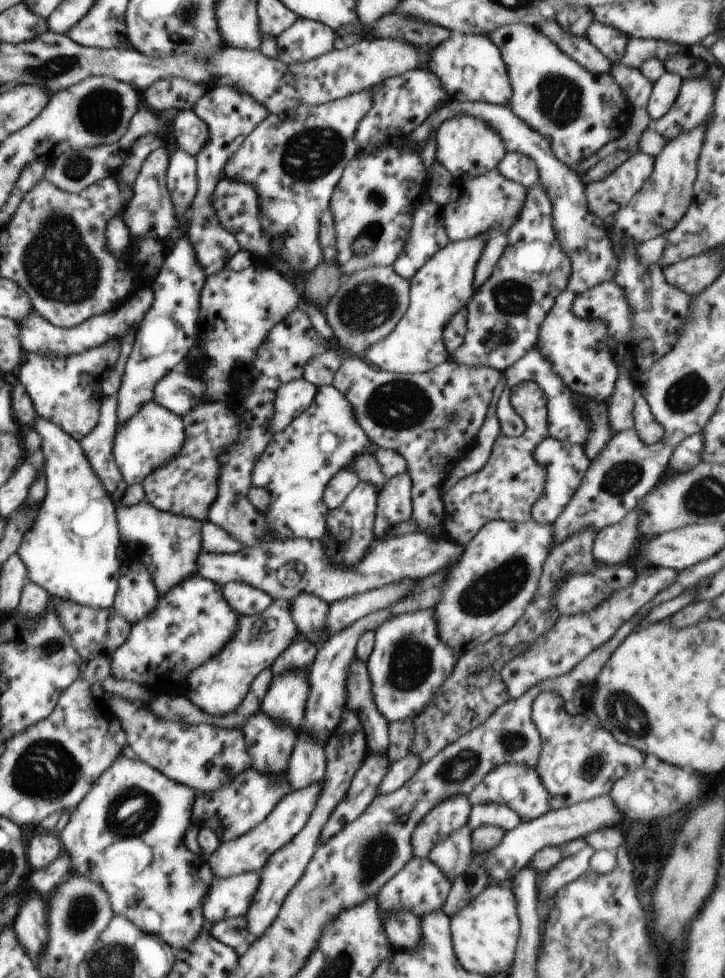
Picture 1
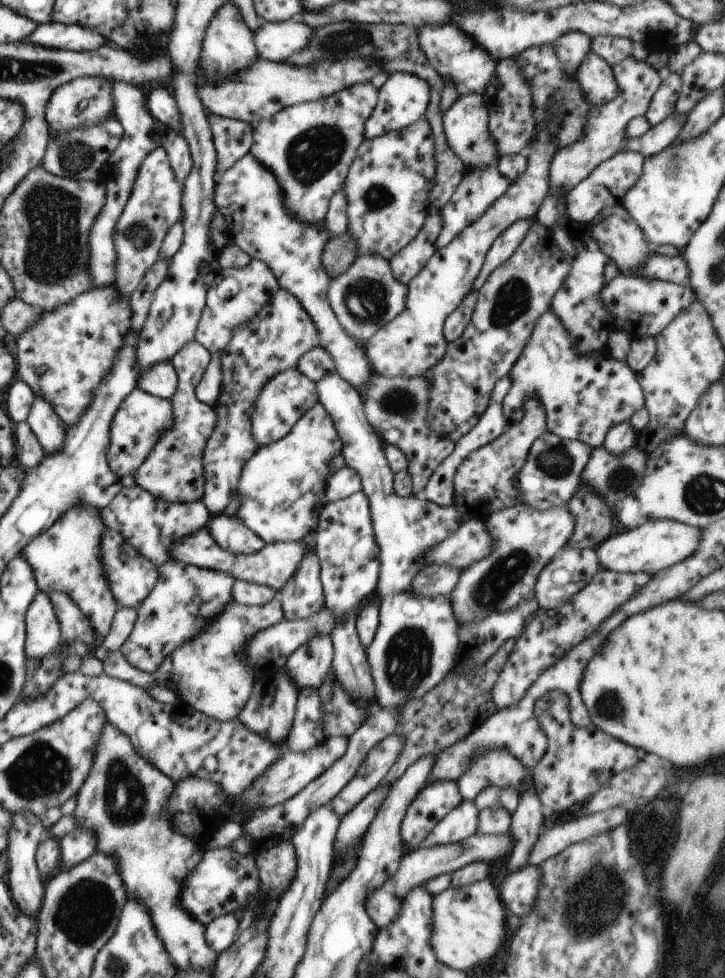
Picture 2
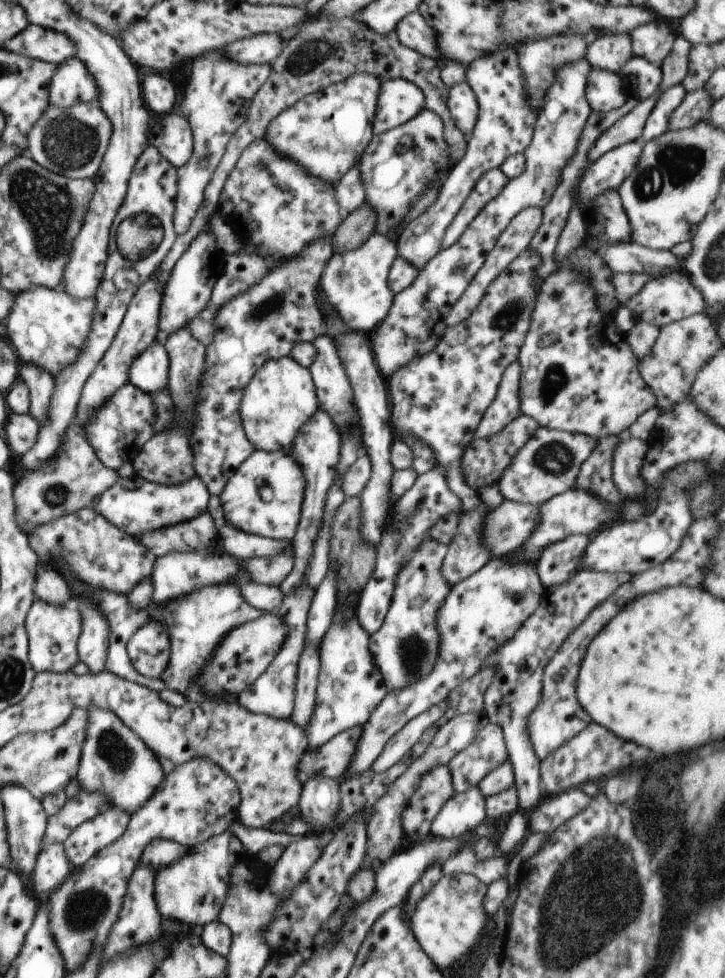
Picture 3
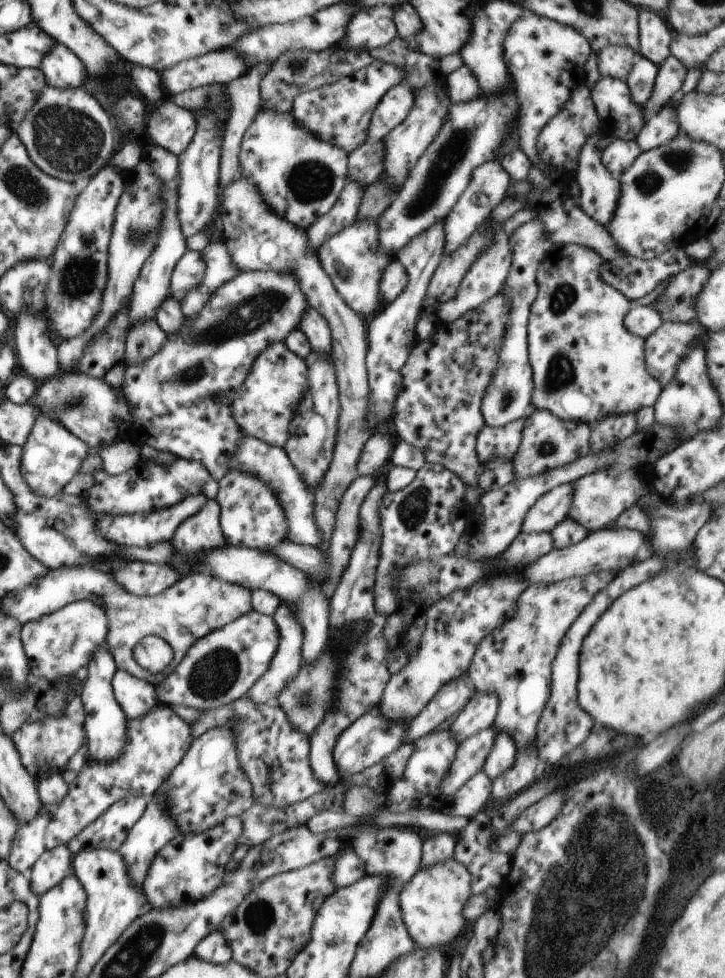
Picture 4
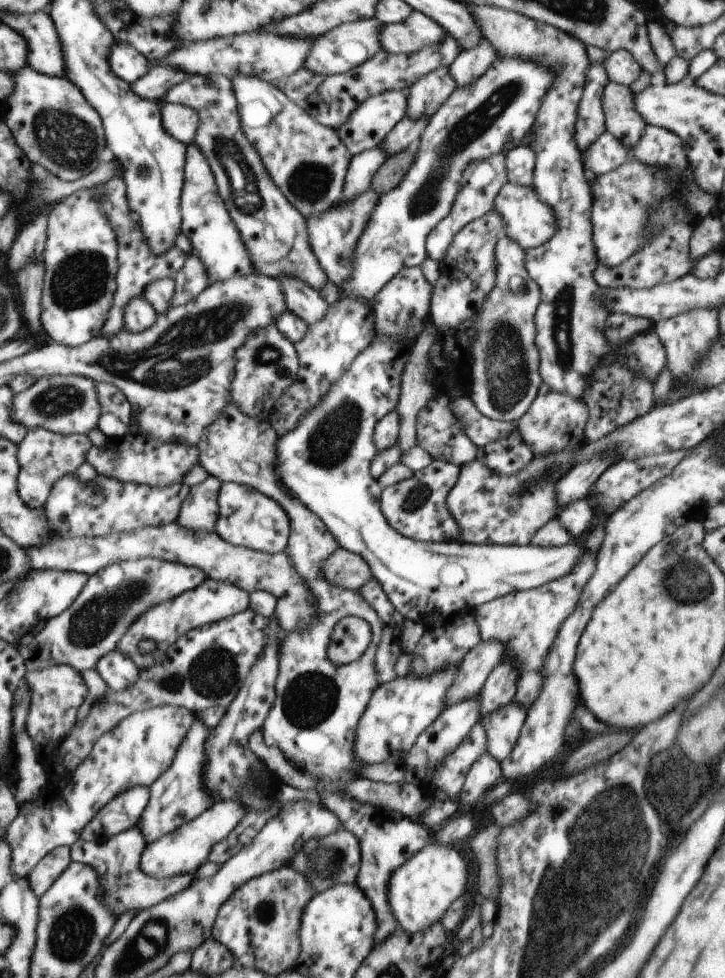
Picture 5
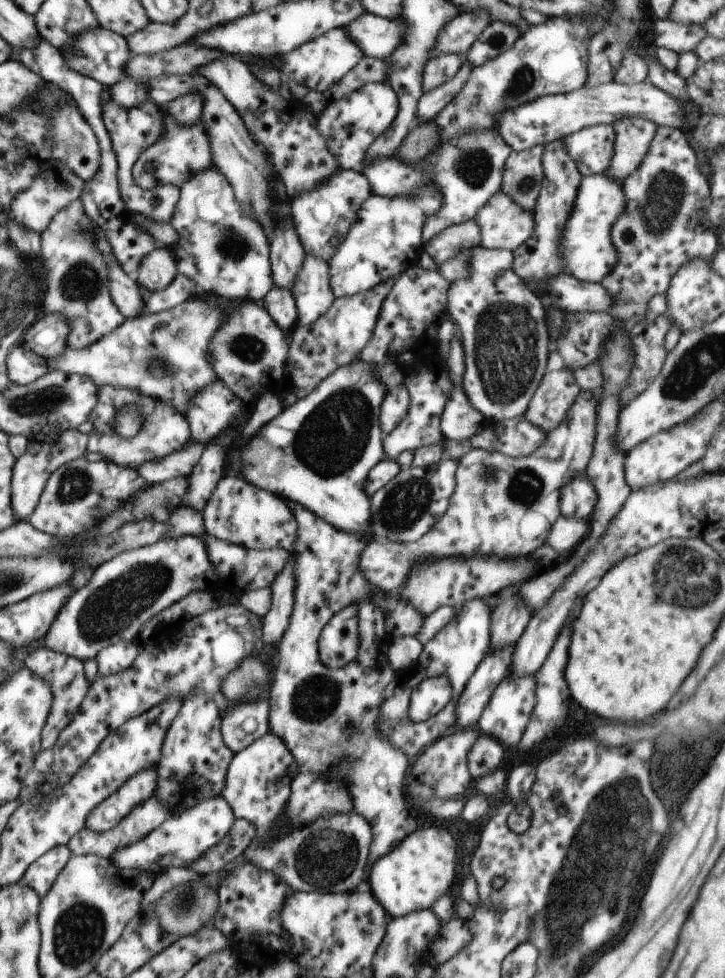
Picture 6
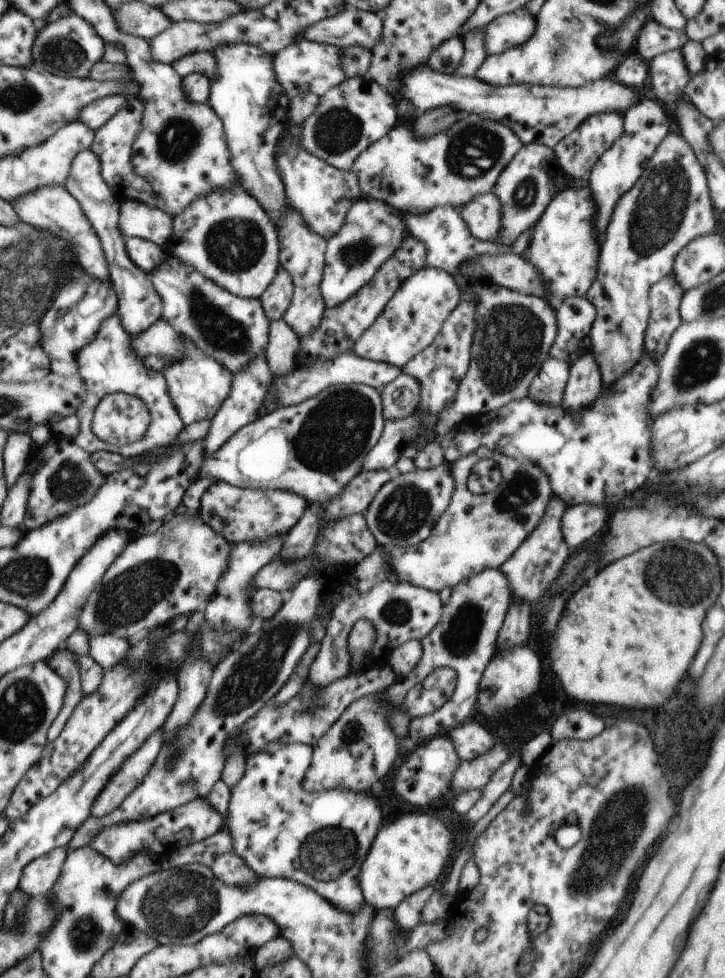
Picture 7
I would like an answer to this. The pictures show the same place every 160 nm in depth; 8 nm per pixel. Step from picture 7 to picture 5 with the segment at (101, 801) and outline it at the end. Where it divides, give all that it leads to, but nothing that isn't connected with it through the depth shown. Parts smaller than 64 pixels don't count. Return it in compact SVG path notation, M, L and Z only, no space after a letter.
M133 787L114 797L81 832L83 841L107 840L136 826L149 801L149 789Z

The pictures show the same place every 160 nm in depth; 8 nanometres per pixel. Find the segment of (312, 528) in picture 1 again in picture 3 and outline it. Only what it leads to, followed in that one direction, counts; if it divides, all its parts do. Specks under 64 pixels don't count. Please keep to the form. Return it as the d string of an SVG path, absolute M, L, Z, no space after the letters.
M255 449L228 479L219 496L226 523L248 534L291 541L300 519L306 479L290 450Z

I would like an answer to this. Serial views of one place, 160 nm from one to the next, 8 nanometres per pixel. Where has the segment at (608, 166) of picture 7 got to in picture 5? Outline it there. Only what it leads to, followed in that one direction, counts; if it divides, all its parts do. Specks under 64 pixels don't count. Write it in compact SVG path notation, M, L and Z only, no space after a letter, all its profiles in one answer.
M608 81L601 98L605 127L630 150L641 139L647 125L636 110L630 87Z

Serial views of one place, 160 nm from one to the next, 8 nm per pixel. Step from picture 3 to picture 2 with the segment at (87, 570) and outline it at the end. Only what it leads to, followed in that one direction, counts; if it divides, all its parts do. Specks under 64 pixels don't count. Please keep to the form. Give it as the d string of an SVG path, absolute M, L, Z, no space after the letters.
M104 530L102 540L100 540L100 550L102 550L104 574L106 574L108 586L110 586L118 609L126 606L138 608L159 580L157 567L130 546L117 531Z

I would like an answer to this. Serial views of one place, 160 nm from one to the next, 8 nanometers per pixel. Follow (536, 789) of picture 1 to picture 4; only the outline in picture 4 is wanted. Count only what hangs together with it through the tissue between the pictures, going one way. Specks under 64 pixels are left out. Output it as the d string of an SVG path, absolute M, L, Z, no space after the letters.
M490 727L478 731L458 745L455 759L440 786L446 799L451 799L457 790L460 790L470 778L482 770L492 750L496 734L495 728Z

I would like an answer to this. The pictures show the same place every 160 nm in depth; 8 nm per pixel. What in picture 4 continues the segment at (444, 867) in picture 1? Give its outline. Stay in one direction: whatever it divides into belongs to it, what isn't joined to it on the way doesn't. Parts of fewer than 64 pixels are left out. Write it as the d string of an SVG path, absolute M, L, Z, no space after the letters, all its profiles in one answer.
M480 770L452 795L451 800L454 802L448 806L448 814L470 820L484 810L491 796L491 786L492 781Z

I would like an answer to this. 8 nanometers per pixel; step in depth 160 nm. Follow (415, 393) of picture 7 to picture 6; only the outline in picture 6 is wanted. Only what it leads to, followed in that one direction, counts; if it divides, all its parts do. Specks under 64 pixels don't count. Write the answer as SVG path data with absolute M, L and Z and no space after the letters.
M404 383L388 389L379 416L380 428L384 436L390 434L406 416L409 409L409 392Z

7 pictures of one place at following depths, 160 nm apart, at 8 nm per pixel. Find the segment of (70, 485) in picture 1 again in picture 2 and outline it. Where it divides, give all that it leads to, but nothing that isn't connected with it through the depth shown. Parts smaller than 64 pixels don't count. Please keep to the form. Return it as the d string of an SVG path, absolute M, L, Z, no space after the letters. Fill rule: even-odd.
M35 396L26 422L34 432L46 456L62 448L64 438L66 438L66 426L64 420L61 420L54 412L50 402L42 400L40 396ZM74 506L64 516L60 516L54 522L54 526L38 534L21 553L32 568L40 591L46 594L48 592L68 594L80 612L90 620L90 626L96 636L94 644L90 646L92 653L103 644L118 610L102 566L100 540L104 530L107 529L102 524L100 510L94 510L90 506Z

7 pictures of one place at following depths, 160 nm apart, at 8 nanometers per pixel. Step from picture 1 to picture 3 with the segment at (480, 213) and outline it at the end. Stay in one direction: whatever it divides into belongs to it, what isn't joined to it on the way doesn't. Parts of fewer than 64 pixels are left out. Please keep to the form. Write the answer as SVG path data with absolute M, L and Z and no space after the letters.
M499 168L485 172L478 179L470 194L464 199L458 214L455 214L452 222L446 227L441 242L442 249L452 246L461 237L470 222L493 198L502 192L508 181L509 178Z

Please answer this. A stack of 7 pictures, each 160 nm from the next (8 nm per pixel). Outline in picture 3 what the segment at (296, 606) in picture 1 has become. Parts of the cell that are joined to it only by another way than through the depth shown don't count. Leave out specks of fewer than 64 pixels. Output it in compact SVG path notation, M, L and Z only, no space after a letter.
M320 408L302 426L293 440L290 454L304 470L306 479L305 495L301 508L301 519L291 540L294 564L291 573L280 583L280 590L284 596L293 593L301 584L313 555L313 546L321 529L327 492L337 479L337 464L340 460L341 434L326 411Z

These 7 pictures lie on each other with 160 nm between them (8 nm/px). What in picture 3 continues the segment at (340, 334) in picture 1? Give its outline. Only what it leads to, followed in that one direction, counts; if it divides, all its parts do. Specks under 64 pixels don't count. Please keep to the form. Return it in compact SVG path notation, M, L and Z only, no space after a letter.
M374 232L360 248L329 258L321 272L320 290L353 331L370 332L379 327L389 313L395 297L388 282L389 268L398 254L396 243Z

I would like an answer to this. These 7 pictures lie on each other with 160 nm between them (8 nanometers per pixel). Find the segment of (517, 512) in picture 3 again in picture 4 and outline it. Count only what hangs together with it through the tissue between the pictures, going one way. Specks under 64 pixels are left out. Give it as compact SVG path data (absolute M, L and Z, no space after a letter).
M564 483L546 491L531 506L522 522L522 533L550 533L567 516L573 485Z

